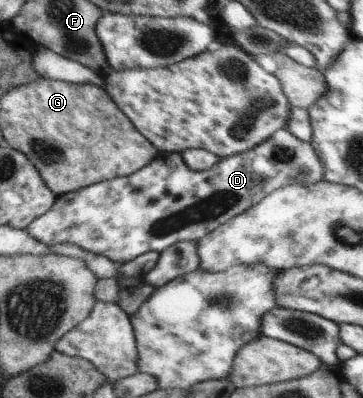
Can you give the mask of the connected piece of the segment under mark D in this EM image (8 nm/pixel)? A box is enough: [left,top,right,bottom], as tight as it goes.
[26,127,324,265]

